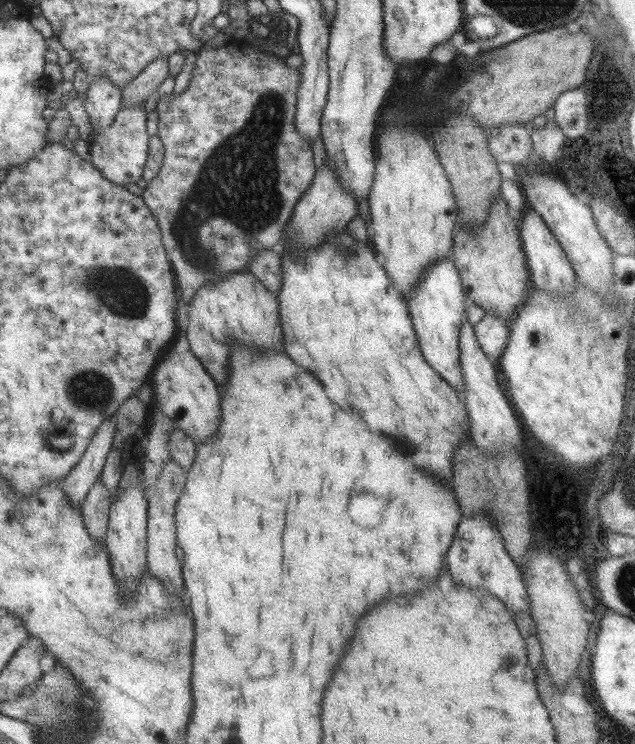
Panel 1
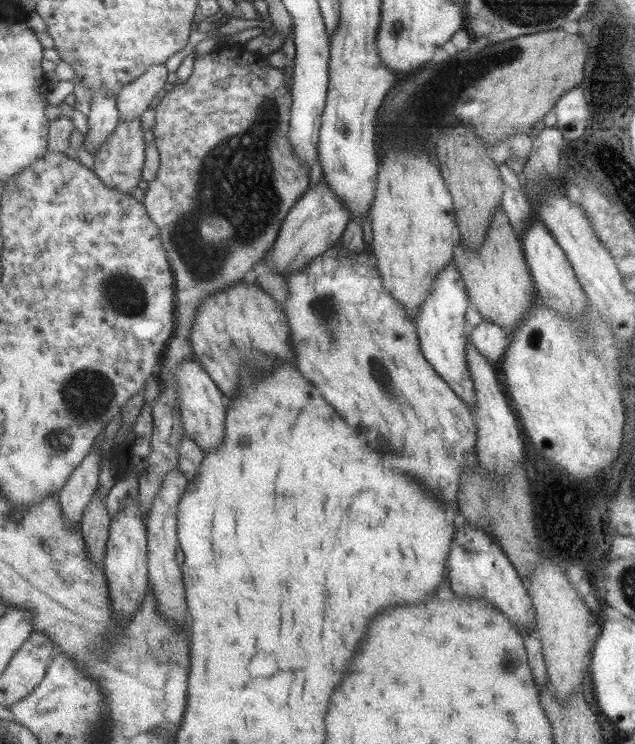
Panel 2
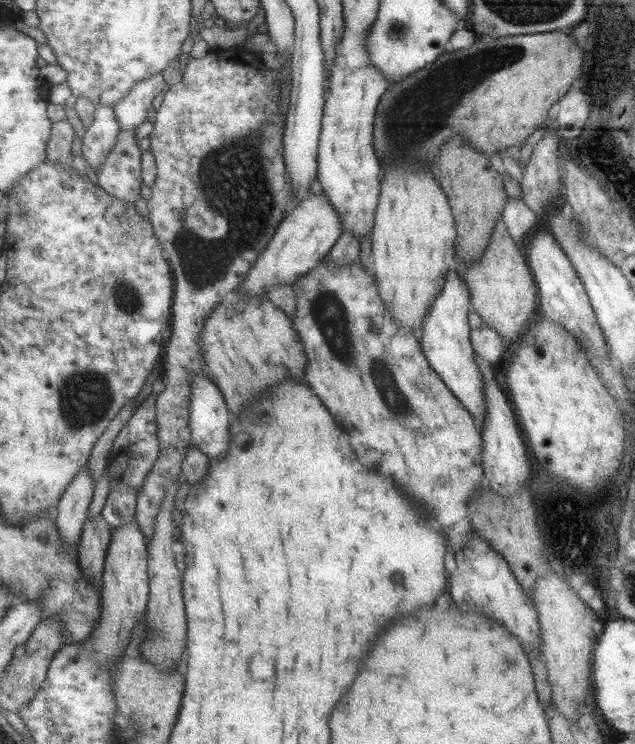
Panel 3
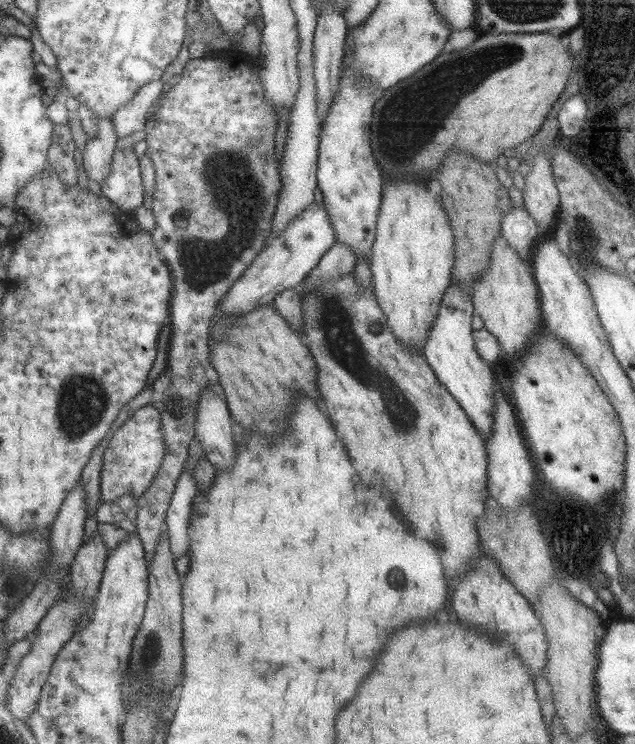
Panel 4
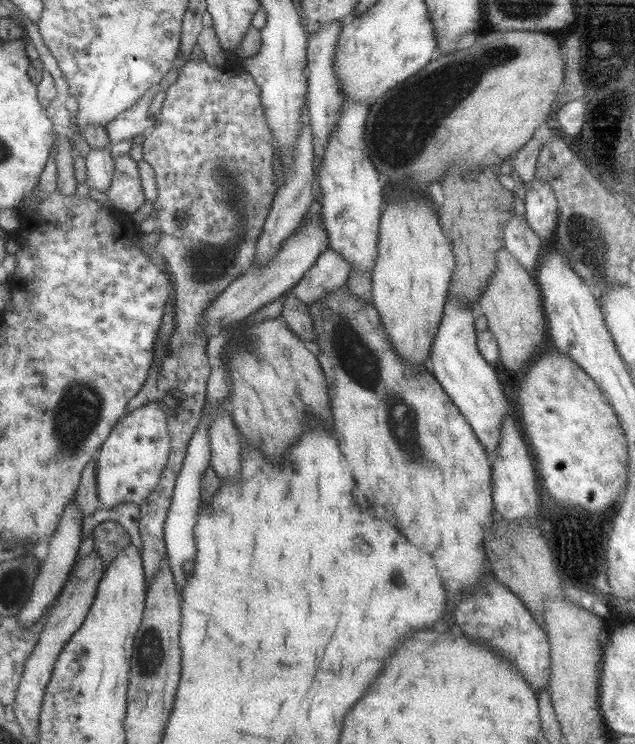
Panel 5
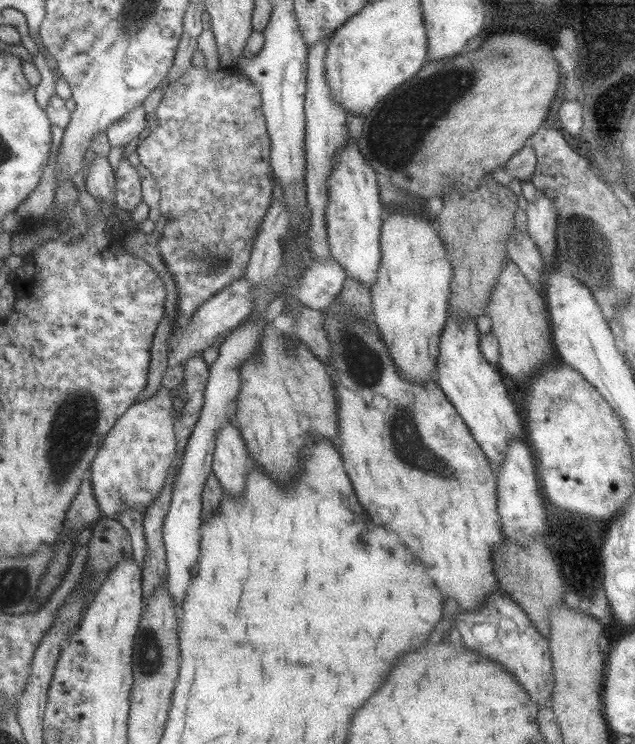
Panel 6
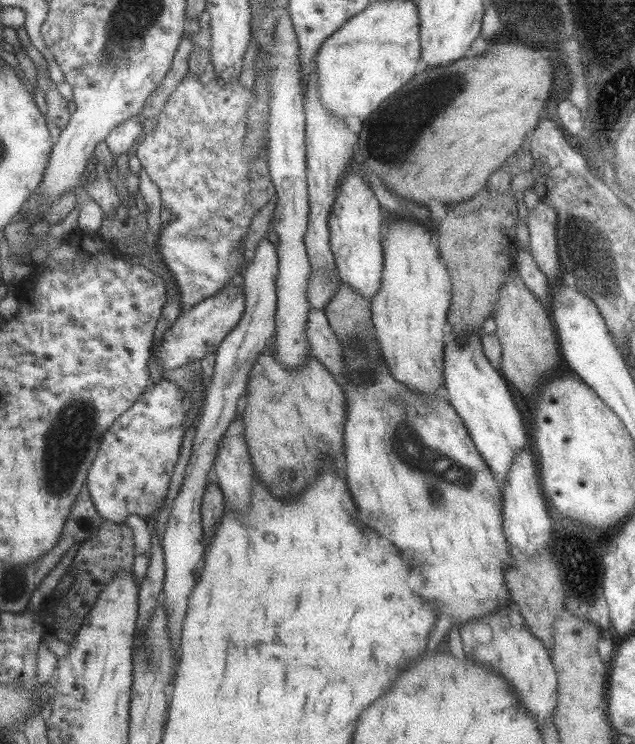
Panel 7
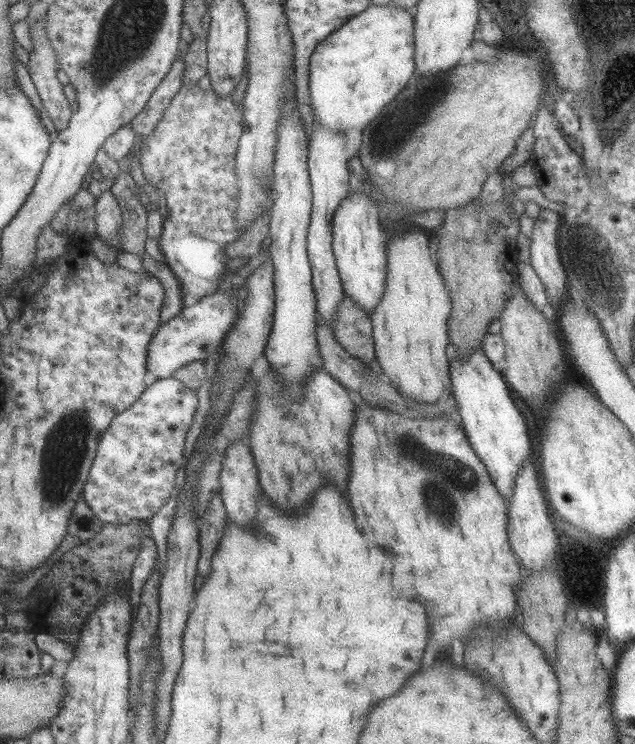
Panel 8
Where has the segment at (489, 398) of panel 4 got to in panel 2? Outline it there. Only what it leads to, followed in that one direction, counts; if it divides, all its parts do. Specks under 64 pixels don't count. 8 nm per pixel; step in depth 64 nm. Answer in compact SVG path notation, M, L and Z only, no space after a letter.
M454 263L446 264L437 275L432 291L423 304L419 305L413 318L422 356L433 371L442 378L451 391L459 397L469 409L475 404L475 390L467 370L465 311L469 303L465 285Z

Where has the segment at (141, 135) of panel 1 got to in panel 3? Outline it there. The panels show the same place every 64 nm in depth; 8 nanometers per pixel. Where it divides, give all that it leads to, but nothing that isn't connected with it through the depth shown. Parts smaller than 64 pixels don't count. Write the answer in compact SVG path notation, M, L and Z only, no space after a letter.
M119 130L105 162L97 170L98 187L121 202L135 204L135 200L140 197L142 182L141 154L133 130Z

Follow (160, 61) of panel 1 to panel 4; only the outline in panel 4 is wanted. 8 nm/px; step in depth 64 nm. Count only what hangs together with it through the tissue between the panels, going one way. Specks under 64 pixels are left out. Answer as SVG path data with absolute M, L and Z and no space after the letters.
M159 79L142 86L135 93L133 99L127 104L120 106L119 110L110 115L109 119L112 122L117 139L143 130L143 126L147 122L149 106L153 104L153 100L161 92L162 84Z

